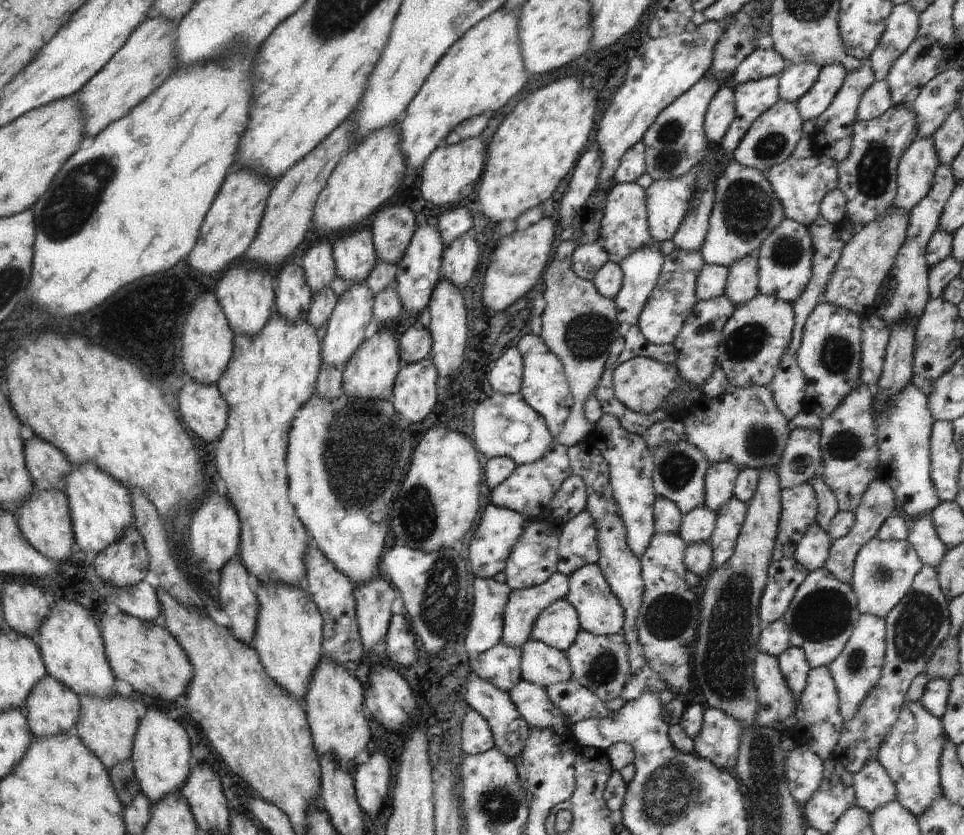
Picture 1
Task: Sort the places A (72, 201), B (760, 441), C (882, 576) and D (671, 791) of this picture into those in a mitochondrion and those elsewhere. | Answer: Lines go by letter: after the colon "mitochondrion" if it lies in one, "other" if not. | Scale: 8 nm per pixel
A: mitochondrion
B: mitochondrion
C: mitochondrion
D: mitochondrion

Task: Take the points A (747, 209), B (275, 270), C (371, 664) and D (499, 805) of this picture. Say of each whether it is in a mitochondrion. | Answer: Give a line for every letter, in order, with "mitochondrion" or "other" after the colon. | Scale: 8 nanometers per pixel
A: mitochondrion
B: other
C: other
D: mitochondrion

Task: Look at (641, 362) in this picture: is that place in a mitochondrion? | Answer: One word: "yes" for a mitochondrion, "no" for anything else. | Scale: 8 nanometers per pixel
no

